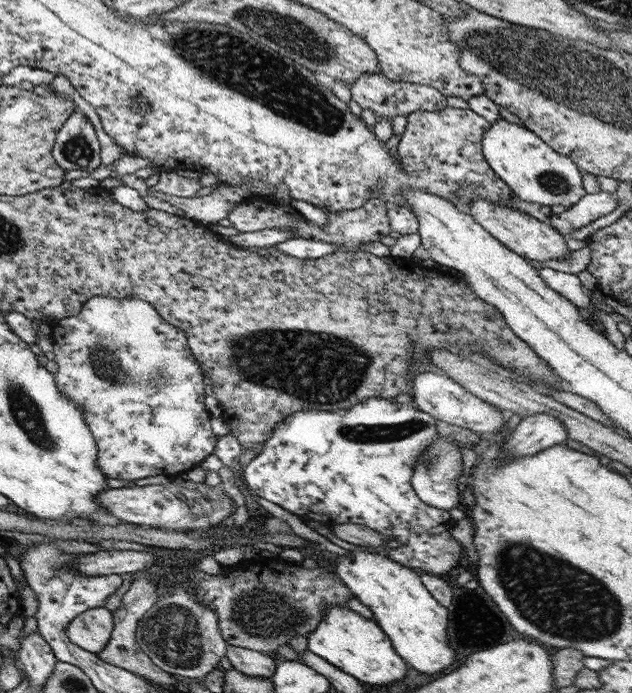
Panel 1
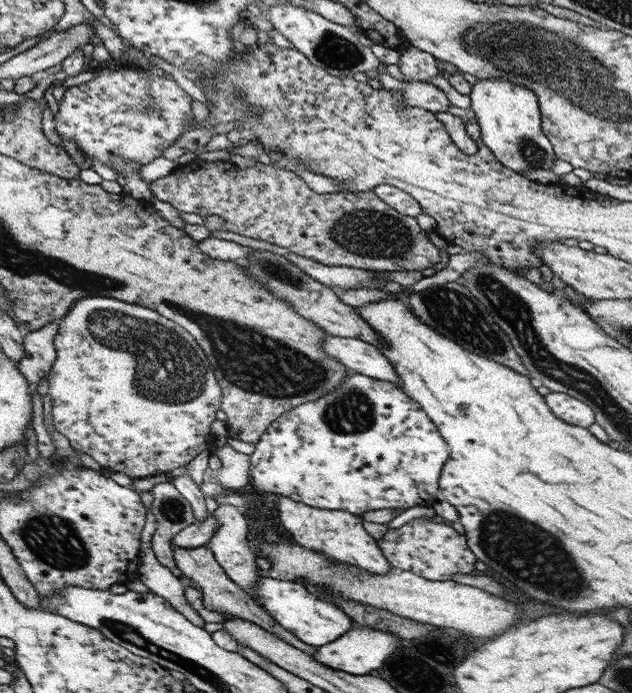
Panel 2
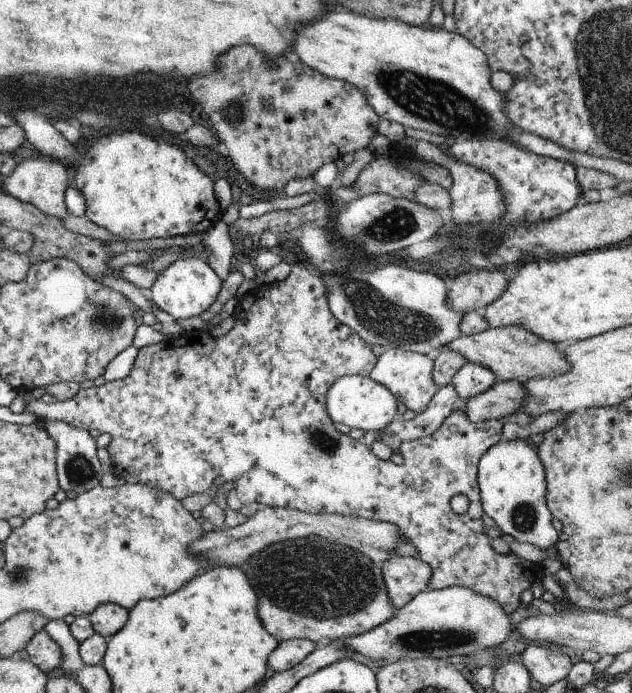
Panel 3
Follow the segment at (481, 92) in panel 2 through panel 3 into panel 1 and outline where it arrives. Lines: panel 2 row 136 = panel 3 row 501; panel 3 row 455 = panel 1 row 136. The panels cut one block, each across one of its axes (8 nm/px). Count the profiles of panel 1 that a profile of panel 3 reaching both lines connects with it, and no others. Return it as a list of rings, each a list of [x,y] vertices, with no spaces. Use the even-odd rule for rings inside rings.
[[[499,120],[490,124],[480,143],[485,162],[495,176],[509,187],[513,197],[543,206],[559,204],[569,208],[586,194],[581,186],[581,170],[576,164],[568,156],[555,152],[524,127]]]

